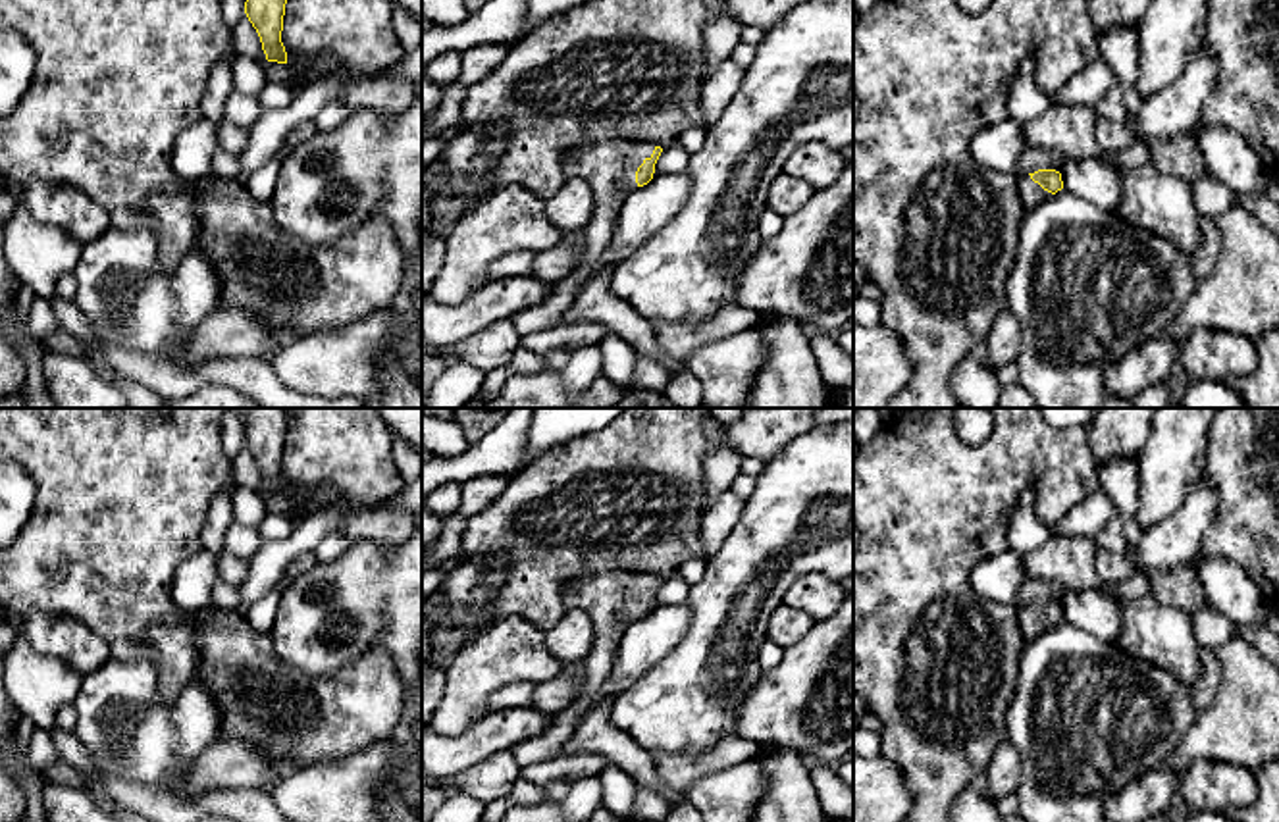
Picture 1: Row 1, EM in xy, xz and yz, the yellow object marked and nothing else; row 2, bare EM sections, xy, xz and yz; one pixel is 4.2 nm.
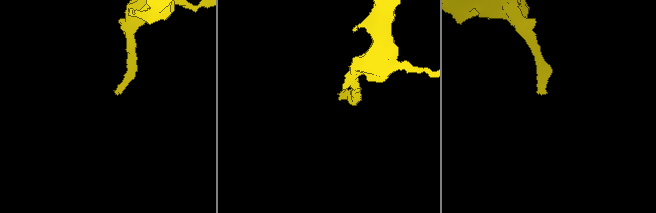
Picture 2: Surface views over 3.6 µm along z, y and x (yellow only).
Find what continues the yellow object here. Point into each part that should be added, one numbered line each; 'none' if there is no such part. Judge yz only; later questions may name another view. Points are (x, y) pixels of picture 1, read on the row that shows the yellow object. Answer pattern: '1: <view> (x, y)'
1: yz (1031, 193)

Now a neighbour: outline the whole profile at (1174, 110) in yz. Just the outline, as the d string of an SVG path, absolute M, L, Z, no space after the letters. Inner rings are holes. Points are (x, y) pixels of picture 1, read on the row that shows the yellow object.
M1206 44L1188 60L1183 75L1142 102L1133 123L1140 139L1169 139L1190 131L1200 108L1214 90L1217 60Z

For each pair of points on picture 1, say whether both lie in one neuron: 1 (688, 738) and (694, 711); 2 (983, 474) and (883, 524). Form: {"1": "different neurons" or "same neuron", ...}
{"1": "same neuron", "2": "same neuron"}

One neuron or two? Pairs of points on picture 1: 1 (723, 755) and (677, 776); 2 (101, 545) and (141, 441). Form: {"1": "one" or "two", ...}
{"1": "one", "2": "one"}

